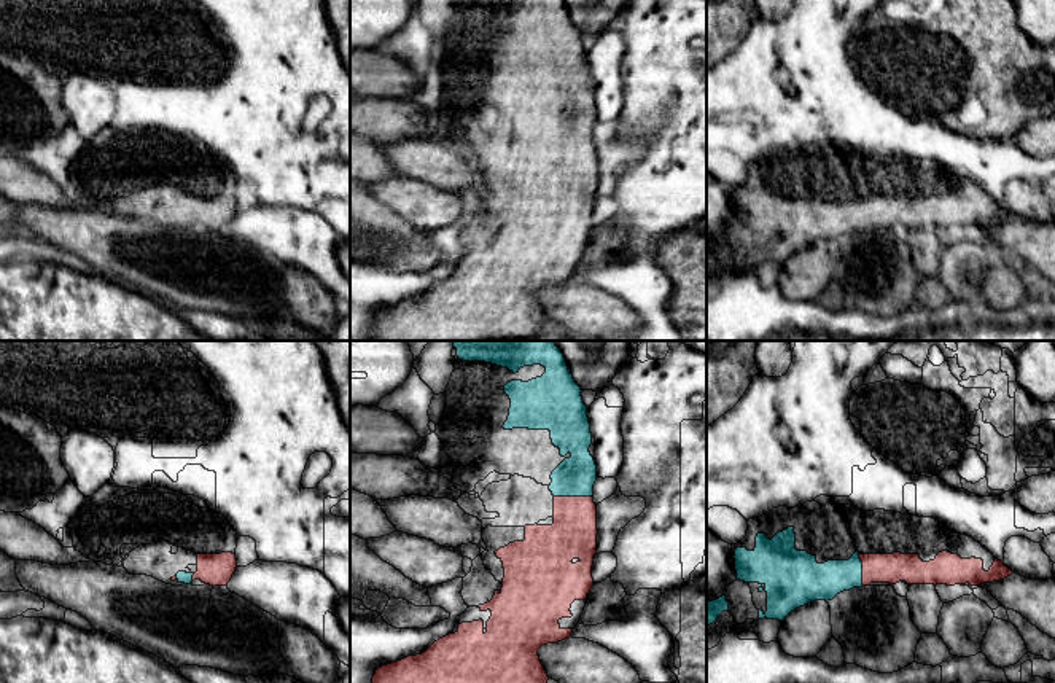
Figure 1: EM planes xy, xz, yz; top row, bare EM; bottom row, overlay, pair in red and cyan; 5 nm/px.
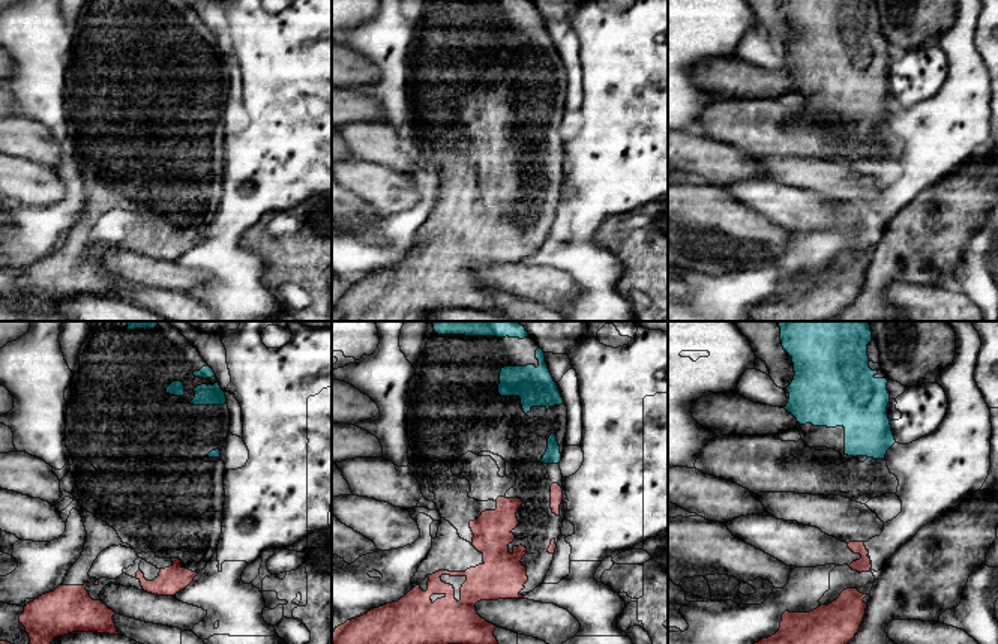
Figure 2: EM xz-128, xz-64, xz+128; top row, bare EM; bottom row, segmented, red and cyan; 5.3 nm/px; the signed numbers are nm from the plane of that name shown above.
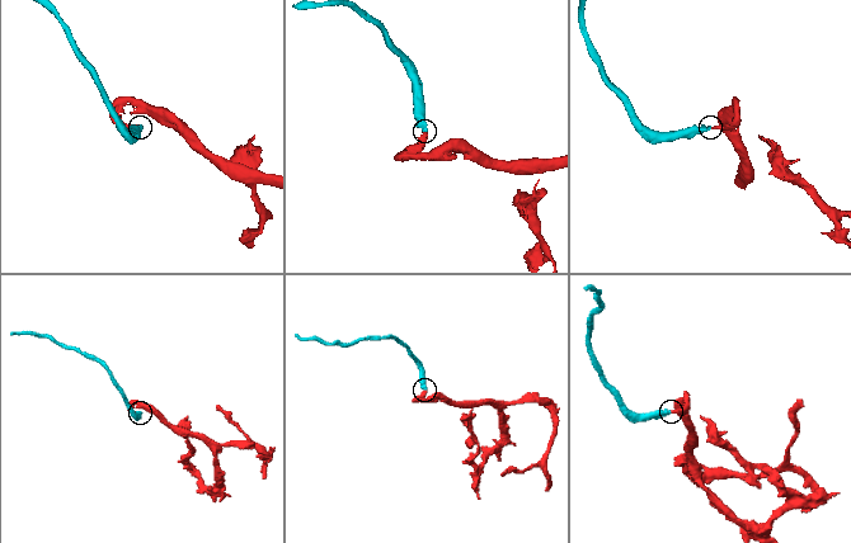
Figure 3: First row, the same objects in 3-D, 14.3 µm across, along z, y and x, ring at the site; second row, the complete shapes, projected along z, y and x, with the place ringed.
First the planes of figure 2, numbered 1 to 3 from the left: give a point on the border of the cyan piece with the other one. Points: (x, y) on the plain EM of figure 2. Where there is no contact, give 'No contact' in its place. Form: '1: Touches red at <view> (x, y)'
1: No contact
2: No contact
3: No contact

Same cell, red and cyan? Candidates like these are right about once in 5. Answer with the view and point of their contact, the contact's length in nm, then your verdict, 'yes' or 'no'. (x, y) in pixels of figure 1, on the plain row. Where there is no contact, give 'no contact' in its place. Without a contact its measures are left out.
xz (573, 140) | 190 nm | yes

